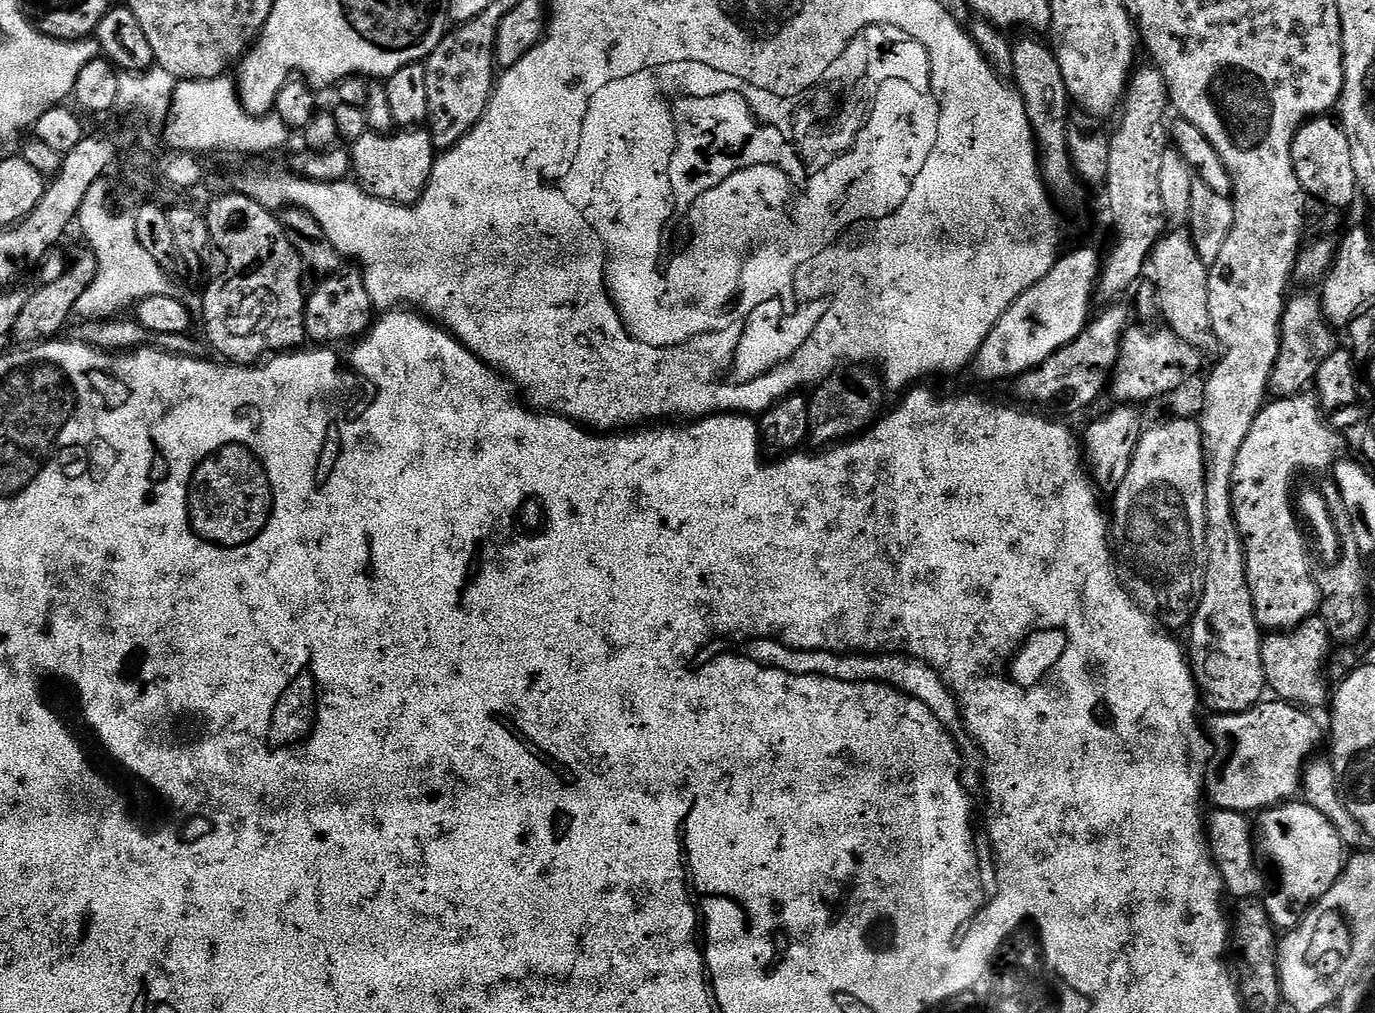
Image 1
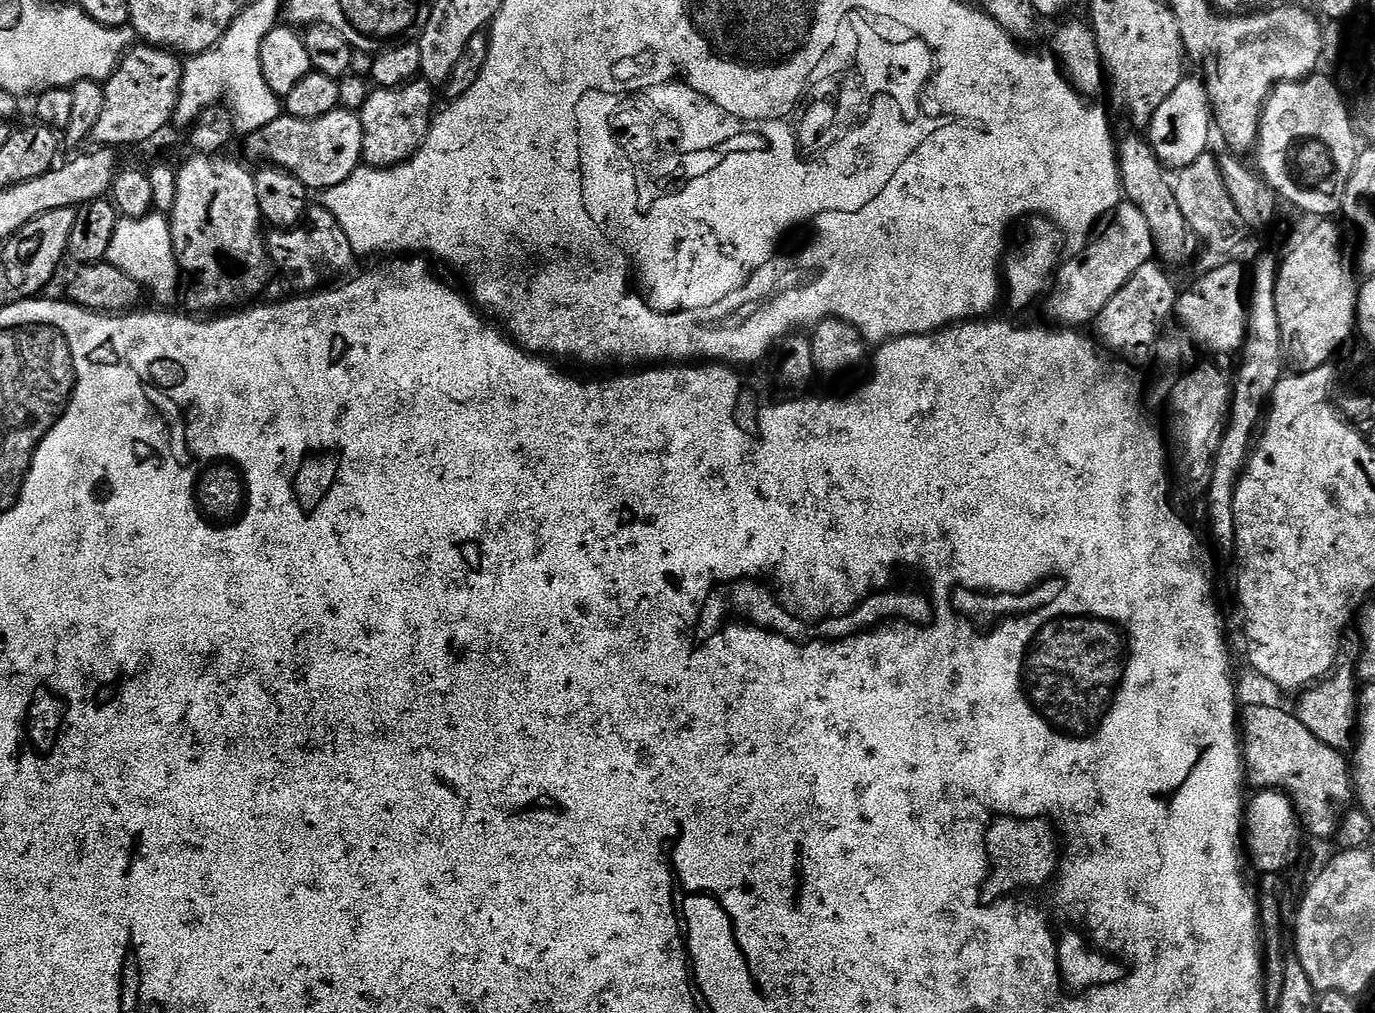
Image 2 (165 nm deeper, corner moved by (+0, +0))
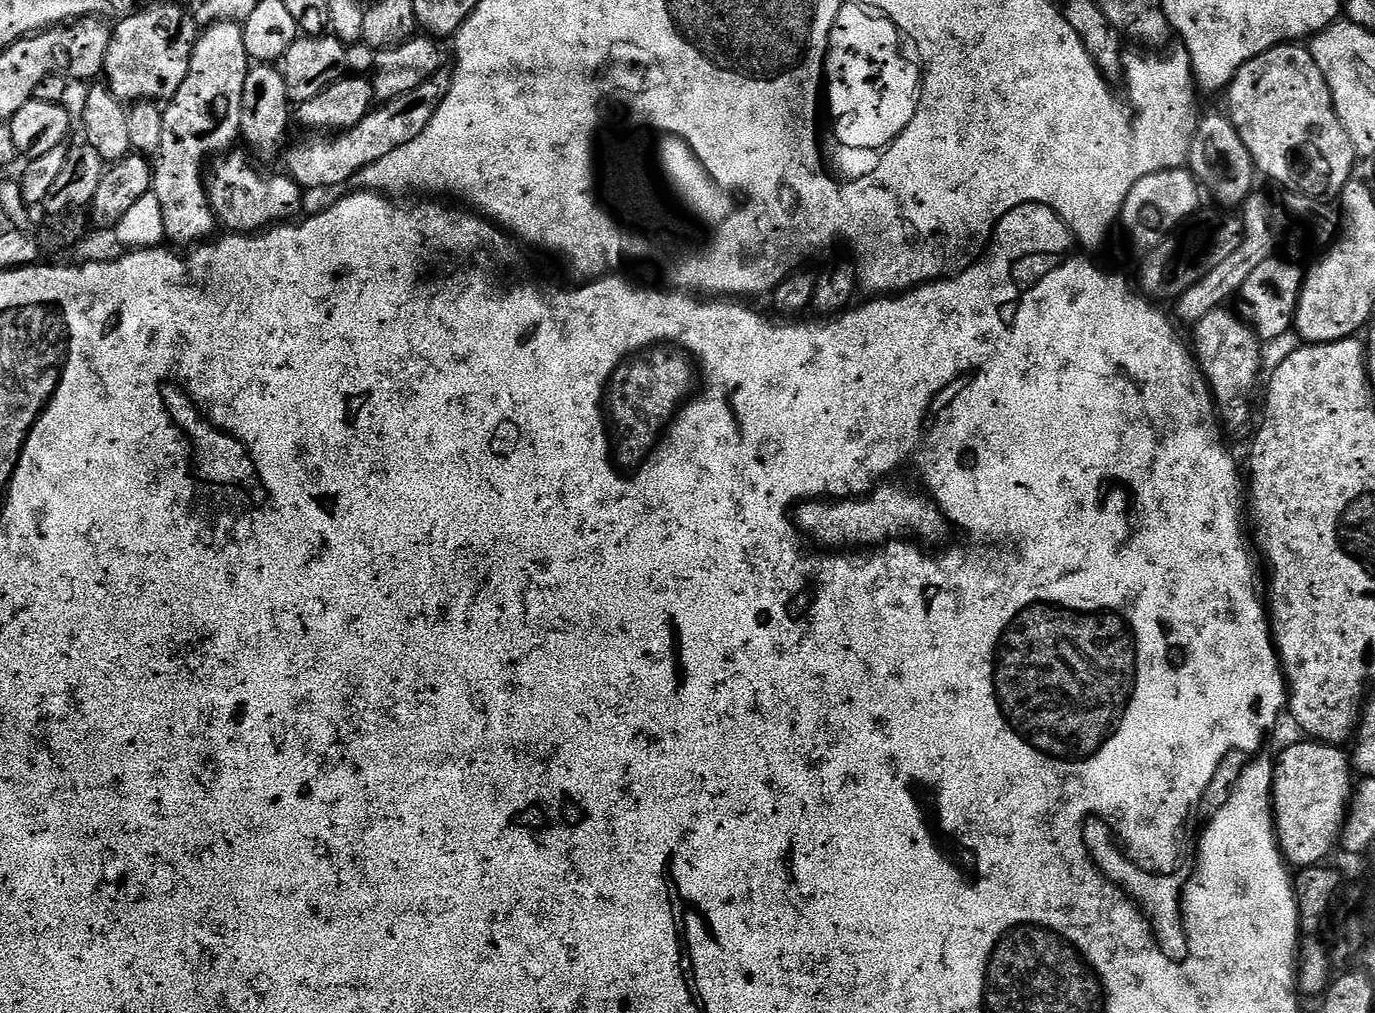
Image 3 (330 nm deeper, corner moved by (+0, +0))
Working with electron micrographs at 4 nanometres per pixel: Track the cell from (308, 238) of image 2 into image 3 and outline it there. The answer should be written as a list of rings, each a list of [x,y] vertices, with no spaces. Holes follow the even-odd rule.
[[[240,146],[217,155],[207,165],[208,205],[212,207],[212,213],[216,215],[217,221],[223,227],[224,224],[228,227],[225,229],[229,233],[255,234],[269,226],[301,215],[300,203],[306,196],[305,189],[293,182],[292,177],[287,174],[263,176],[255,166],[257,167],[253,157]]]

